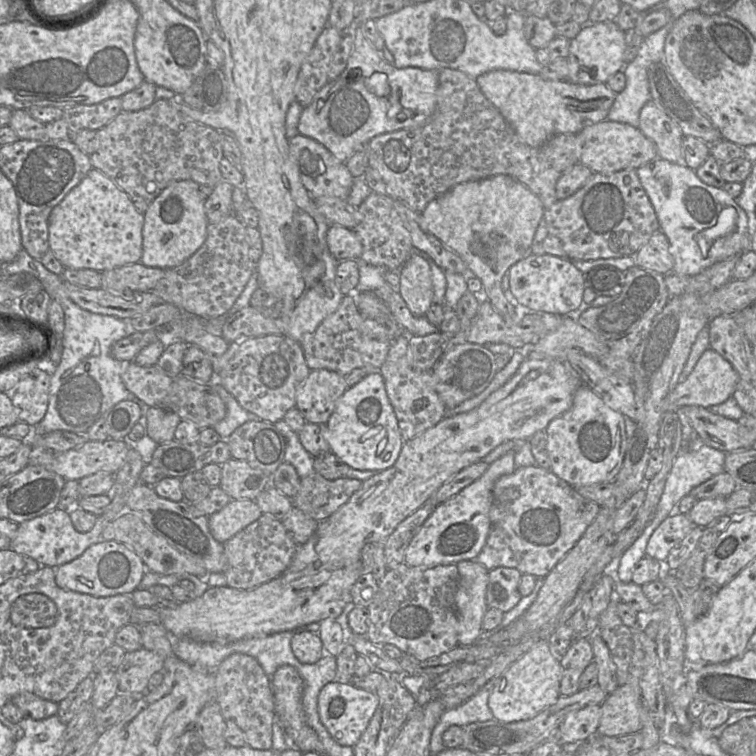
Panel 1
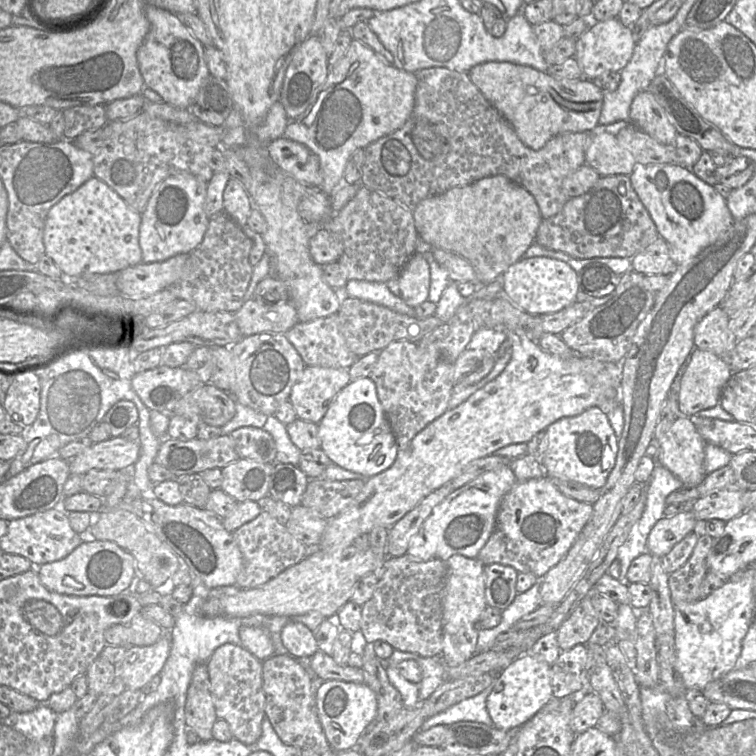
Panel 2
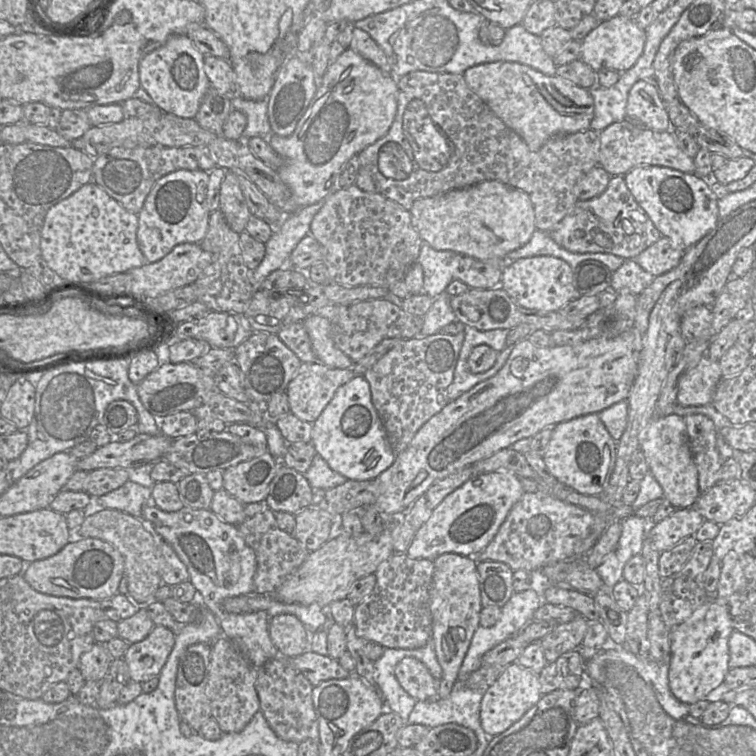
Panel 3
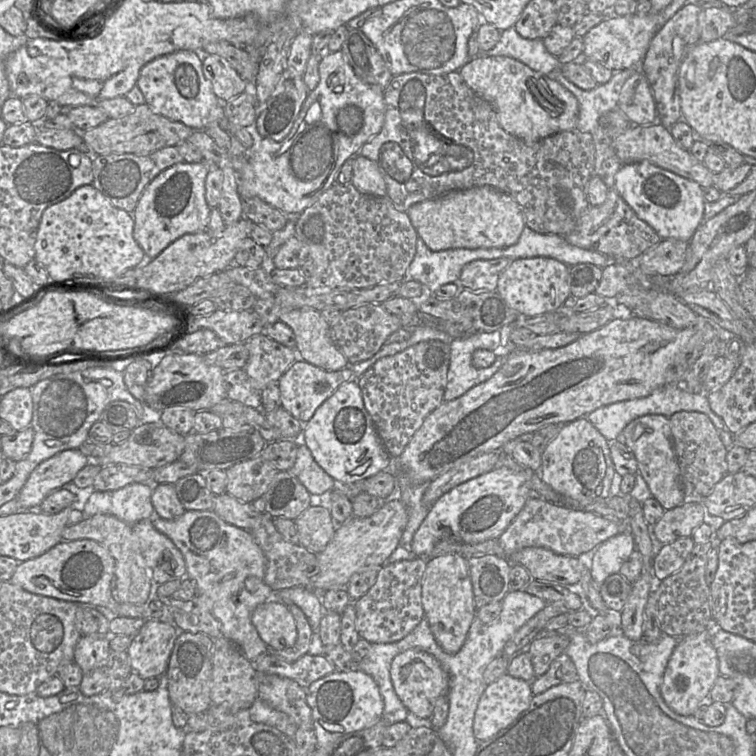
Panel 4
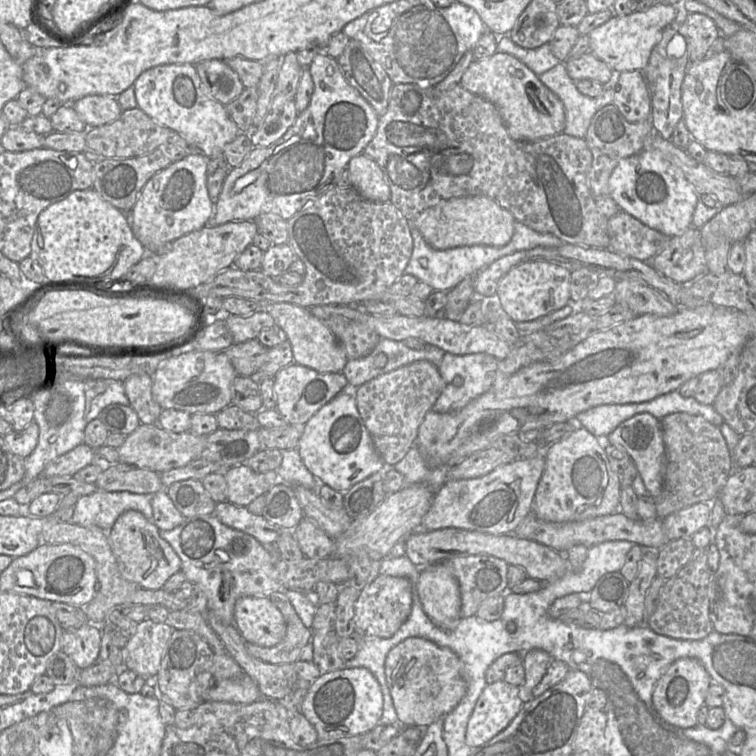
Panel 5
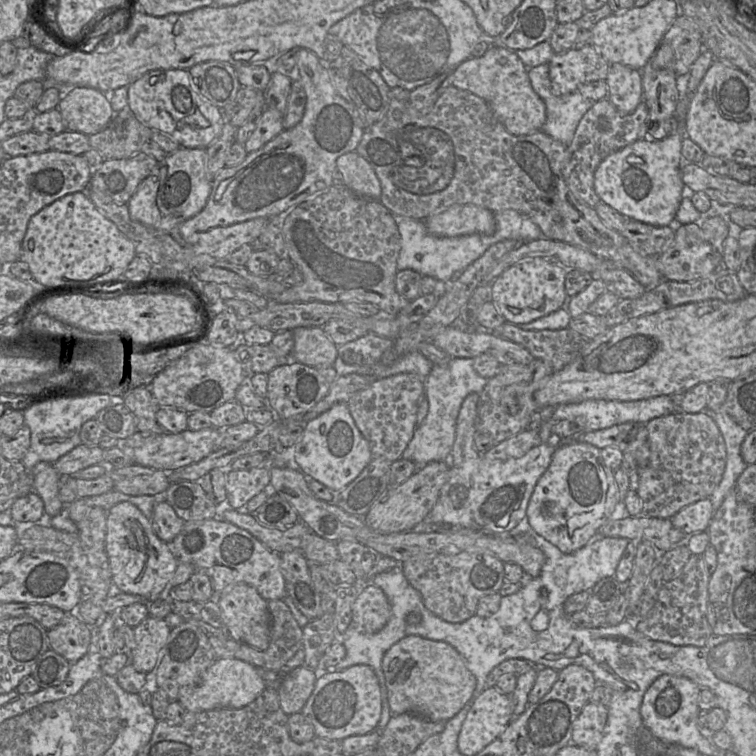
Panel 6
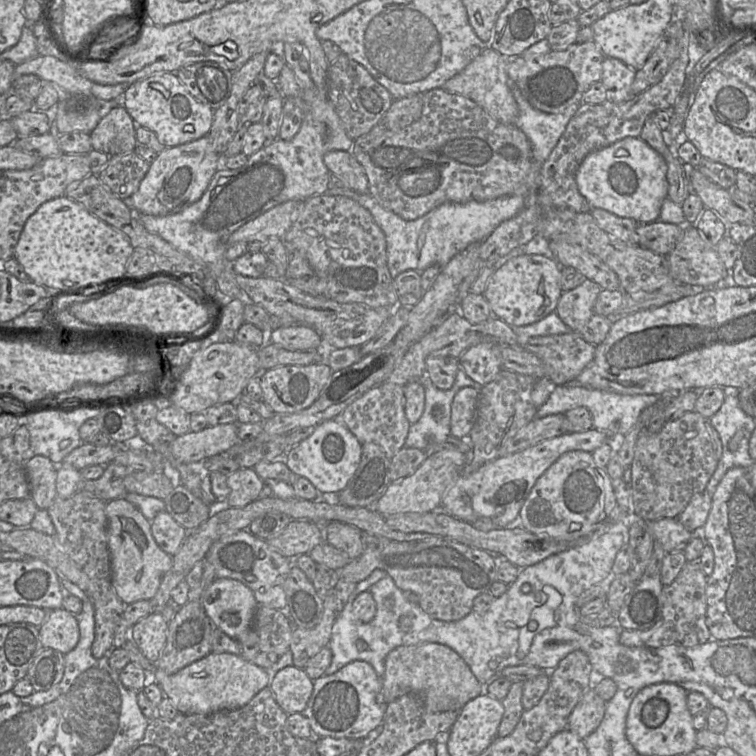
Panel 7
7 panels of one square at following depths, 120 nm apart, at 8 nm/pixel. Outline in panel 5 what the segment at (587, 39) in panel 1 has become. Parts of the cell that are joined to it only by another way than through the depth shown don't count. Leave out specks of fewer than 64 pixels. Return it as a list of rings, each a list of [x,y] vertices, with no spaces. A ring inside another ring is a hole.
[[[654,3],[644,12],[635,11],[625,16],[613,16],[588,34],[589,51],[613,71],[642,71],[648,64],[651,51],[659,41],[662,31],[675,20],[676,15],[673,5]]]

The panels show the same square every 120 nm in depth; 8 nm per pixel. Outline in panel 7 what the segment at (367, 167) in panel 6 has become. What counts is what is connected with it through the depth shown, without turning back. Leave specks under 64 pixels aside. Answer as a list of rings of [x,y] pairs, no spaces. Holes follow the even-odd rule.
[[[329,151],[323,156],[323,162],[331,174],[335,174],[344,182],[347,189],[358,193],[368,192],[365,170],[350,152]]]

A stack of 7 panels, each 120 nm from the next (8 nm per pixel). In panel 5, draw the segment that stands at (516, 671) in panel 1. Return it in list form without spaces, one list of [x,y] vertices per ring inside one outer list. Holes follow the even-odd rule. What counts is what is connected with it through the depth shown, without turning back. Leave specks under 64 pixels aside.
[[[504,679],[487,684],[476,702],[467,725],[465,738],[467,745],[476,748],[489,742],[510,724],[524,703],[522,687],[509,684]]]

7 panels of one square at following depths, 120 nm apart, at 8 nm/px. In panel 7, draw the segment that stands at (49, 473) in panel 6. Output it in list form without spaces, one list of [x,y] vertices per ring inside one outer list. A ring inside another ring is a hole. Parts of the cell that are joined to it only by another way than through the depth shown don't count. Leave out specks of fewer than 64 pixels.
[[[36,455],[25,462],[30,484],[30,497],[40,510],[47,510],[56,498],[58,466],[45,456]]]

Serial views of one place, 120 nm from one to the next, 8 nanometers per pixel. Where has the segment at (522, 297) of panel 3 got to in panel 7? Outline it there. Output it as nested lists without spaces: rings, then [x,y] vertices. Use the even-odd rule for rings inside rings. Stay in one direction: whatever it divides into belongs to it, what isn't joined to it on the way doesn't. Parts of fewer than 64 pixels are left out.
[[[523,254],[509,259],[490,276],[483,293],[493,317],[499,318],[509,326],[530,325],[556,310],[563,293],[560,288],[561,266],[550,254]]]

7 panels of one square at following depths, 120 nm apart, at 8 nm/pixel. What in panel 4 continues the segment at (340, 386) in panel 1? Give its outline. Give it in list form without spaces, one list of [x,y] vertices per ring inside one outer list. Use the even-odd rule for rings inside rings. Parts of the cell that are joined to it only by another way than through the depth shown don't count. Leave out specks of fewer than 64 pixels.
[[[298,358],[277,381],[281,407],[305,424],[312,418],[317,408],[332,396],[340,385],[350,380],[356,380],[356,378],[348,367],[338,371],[326,371]]]

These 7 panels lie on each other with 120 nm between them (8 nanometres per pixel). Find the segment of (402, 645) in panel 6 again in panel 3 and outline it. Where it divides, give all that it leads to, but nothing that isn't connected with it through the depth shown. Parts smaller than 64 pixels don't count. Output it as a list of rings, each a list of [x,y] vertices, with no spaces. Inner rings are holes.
[[[403,658],[395,667],[395,676],[402,688],[417,701],[432,700],[438,695],[439,681],[416,658]]]

